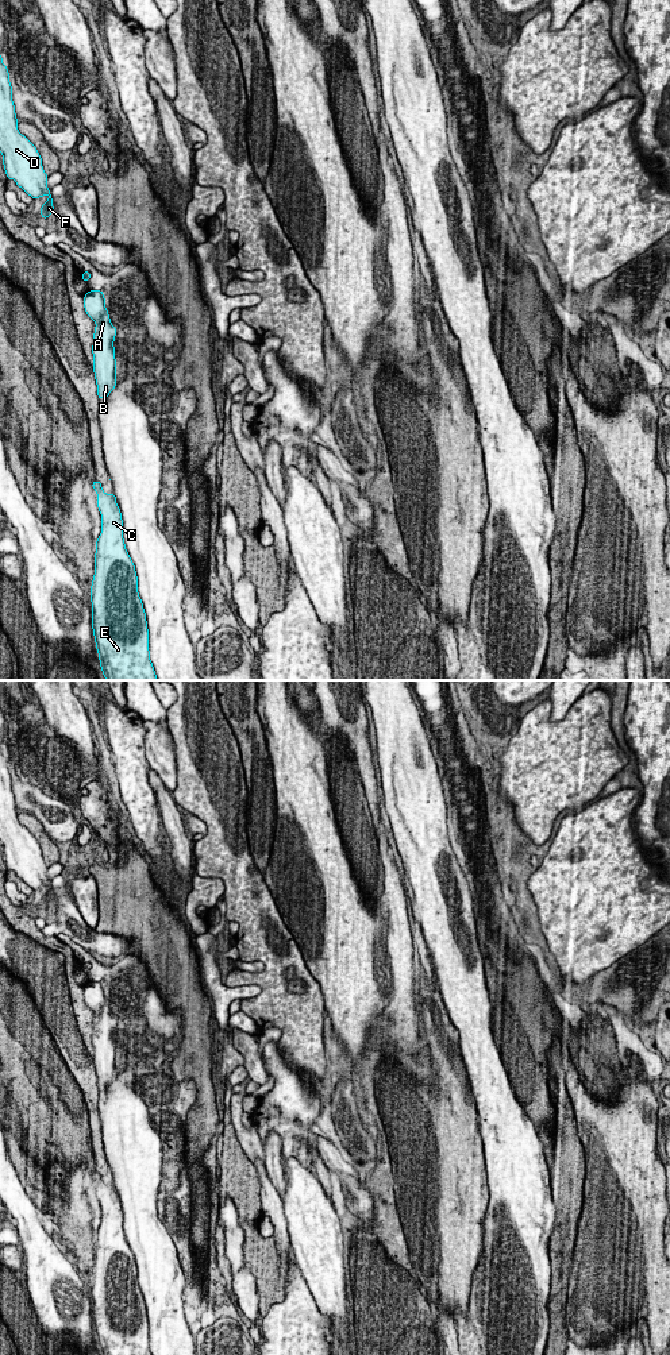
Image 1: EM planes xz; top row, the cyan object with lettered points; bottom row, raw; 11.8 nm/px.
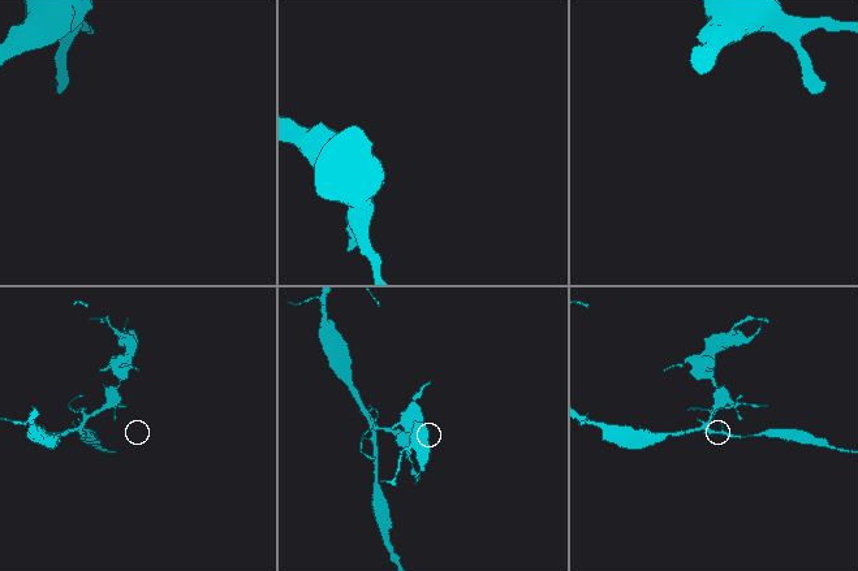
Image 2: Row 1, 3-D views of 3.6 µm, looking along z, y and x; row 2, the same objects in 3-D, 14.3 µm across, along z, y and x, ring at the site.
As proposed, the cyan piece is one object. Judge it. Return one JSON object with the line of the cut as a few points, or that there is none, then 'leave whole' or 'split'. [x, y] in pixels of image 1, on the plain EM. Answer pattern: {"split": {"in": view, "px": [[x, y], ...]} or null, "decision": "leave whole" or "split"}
{"split": null, "decision": "leave whole"}

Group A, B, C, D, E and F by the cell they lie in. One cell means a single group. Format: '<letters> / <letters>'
A B C D E F

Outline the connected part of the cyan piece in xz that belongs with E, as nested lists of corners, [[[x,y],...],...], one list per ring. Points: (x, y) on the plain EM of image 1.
[[[93,1171],[97,1198],[101,1205],[101,1224],[96,1232],[95,1266],[91,1277],[92,1320],[100,1355],[153,1355],[149,1342],[146,1304],[138,1283],[135,1256],[126,1240],[123,1211],[115,1185],[105,1185],[101,1174]]]

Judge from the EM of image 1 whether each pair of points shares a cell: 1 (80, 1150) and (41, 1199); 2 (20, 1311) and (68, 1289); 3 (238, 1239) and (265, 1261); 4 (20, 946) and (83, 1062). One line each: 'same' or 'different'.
1: same
2: different
3: different
4: same

